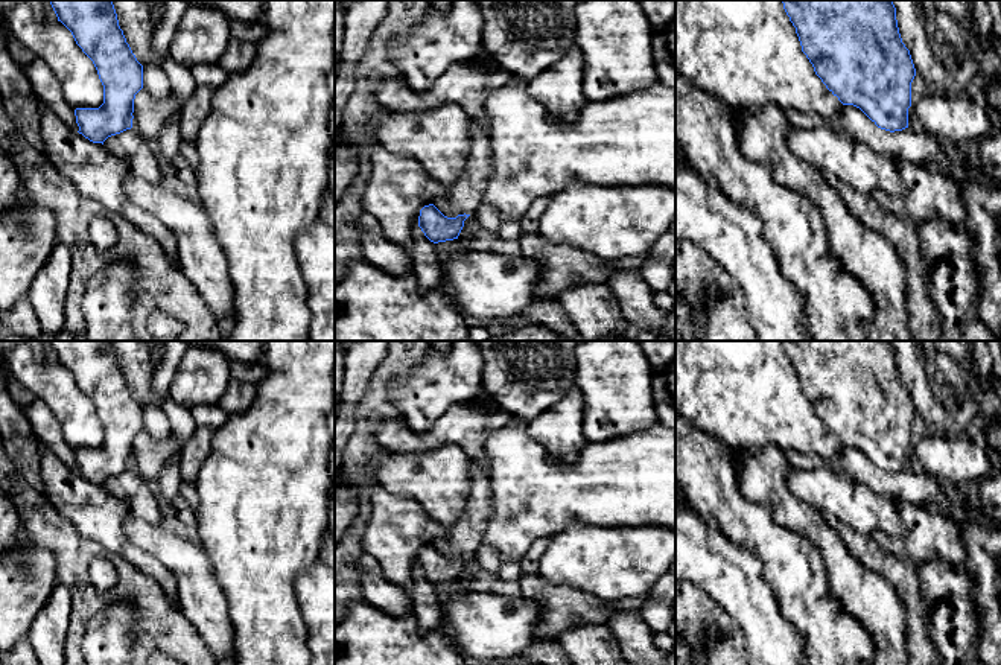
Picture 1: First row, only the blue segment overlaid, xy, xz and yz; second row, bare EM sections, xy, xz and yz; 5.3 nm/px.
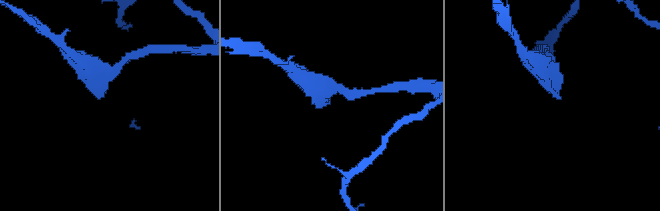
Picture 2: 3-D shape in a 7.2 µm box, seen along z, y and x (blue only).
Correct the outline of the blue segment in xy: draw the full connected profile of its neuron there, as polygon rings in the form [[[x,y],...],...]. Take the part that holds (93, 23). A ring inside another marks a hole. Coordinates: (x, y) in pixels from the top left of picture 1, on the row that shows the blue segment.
[[[49,0],[58,21],[93,61],[103,85],[99,108],[76,108],[79,134],[102,143],[132,128],[135,94],[143,88],[143,65],[132,53],[111,0]]]

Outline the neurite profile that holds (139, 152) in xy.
[[[131,128],[120,134],[111,135],[103,146],[125,160],[132,173],[154,184],[160,184],[163,177],[155,158],[154,146],[143,138],[137,129]]]

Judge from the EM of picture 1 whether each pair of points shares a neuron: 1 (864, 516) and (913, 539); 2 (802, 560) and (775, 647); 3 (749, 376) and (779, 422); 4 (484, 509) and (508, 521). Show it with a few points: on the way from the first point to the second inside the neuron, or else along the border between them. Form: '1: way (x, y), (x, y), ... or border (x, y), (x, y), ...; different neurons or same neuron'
1: border (893, 505), (904, 525), (904, 534), (899, 539); different neurons
2: border (769, 585), (781, 614), (800, 633), (803, 647); different neurons
3: way (749, 387), (770, 411); same neuron
4: border (490, 478), (492, 515), (479, 542); different neurons

